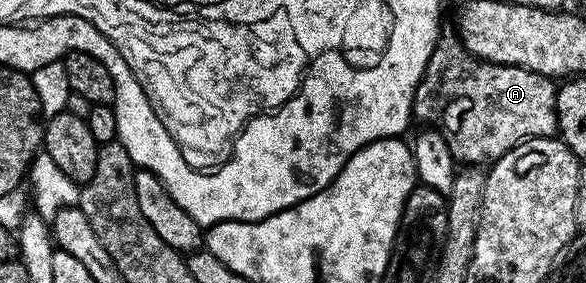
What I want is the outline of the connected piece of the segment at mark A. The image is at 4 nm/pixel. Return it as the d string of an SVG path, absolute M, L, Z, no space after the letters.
M455 44L448 50L448 58L456 66L440 70L440 54L434 53L413 96L411 117L425 127L437 130L450 144L450 152L460 164L491 164L508 150L513 150L528 138L550 138L557 133L557 83L542 74L535 74L521 66L503 66L497 62L482 62L469 56L463 45Z

